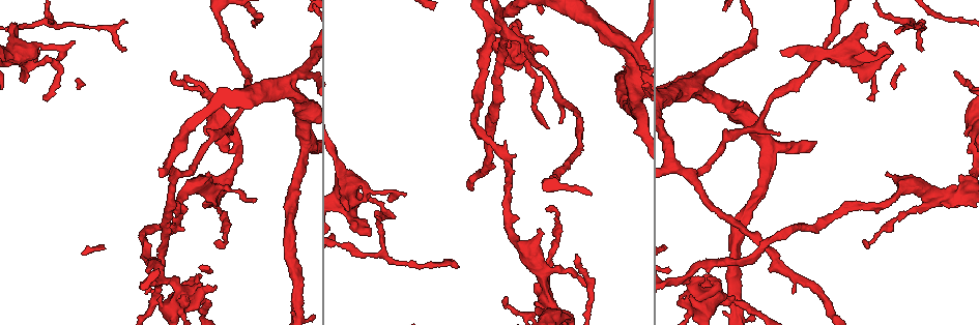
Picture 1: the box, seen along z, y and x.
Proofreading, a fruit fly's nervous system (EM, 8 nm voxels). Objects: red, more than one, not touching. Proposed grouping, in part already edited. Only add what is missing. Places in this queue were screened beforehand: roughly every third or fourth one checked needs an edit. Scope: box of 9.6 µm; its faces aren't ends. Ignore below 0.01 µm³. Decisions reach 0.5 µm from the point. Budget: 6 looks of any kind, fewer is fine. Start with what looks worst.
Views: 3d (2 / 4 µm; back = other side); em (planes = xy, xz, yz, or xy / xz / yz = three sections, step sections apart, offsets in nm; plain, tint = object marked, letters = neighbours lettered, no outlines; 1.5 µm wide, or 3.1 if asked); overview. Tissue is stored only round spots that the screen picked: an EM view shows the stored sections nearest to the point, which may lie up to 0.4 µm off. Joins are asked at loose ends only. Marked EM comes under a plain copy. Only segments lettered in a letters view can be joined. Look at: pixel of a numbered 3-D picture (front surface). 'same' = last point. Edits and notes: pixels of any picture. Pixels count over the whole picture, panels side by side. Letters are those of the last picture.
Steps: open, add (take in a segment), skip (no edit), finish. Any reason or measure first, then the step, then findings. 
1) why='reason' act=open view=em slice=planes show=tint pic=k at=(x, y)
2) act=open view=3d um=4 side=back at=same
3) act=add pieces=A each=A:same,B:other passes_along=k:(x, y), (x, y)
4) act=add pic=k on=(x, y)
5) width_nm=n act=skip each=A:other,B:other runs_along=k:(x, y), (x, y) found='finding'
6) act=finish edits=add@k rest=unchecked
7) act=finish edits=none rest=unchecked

why='branch stops here' act=open view=3d um=4 pic=1 at=(925, 21)

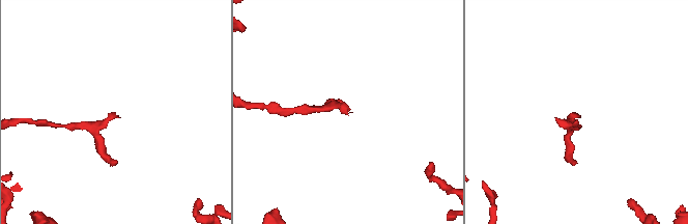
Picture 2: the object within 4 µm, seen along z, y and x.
why='shape alone is not enough' act=open view=em slice=planes show=letters pic=2 at=(579, 115)

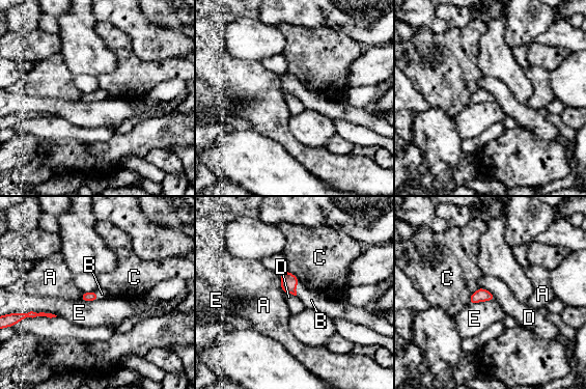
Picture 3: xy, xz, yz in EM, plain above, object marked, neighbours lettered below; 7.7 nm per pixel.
act=add pieces=B each=A:other,B:same,C:other,D:other,E:other passes_along=3:(288, 281), (295, 288), (311, 300) found='it goes on there'

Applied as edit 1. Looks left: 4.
why='an open end' act=open view=3d um=2 pic=1 at=(58, 59)

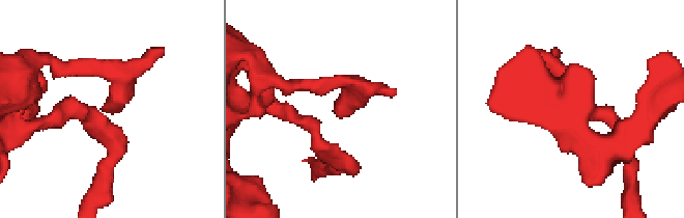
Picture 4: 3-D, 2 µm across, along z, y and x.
act=open view=em slice=planes show=letters pic=4 at=(105, 108)

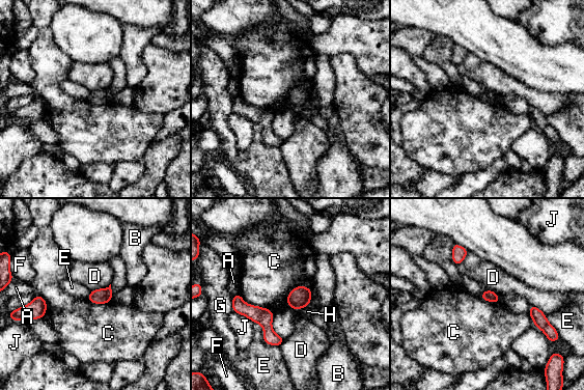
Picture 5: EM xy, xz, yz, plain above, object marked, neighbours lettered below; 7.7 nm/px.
longest_contact=C:280nm act=skip each=A:other,B:other,C:other,D:other,E:other,F:other,G:other,H:other,J:other border=5:(238, 291), (245, 302), (269, 309) found='no lettered segment goes on from it'

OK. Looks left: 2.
why='thin end' act=open view=3d um=2 pic=1 at=(255, 200)

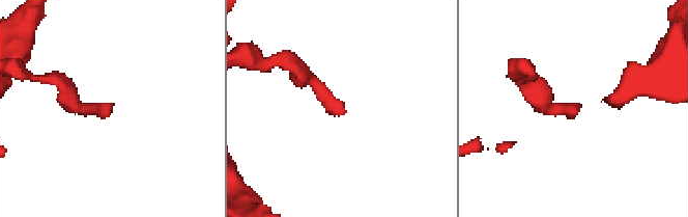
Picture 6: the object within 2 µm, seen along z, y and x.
why='need the tissue' act=open view=em slice=planes show=letters pic=6 at=(580, 104)

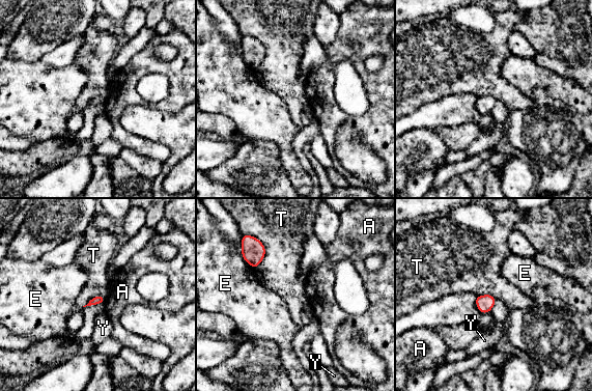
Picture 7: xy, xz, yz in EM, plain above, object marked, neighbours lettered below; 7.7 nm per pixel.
longest_contact=T:240nm act=skip each=A:other,E:other,T:other,Y:other found='none of them fits'

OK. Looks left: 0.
act=finish edits=add@3 rest=unchecked

